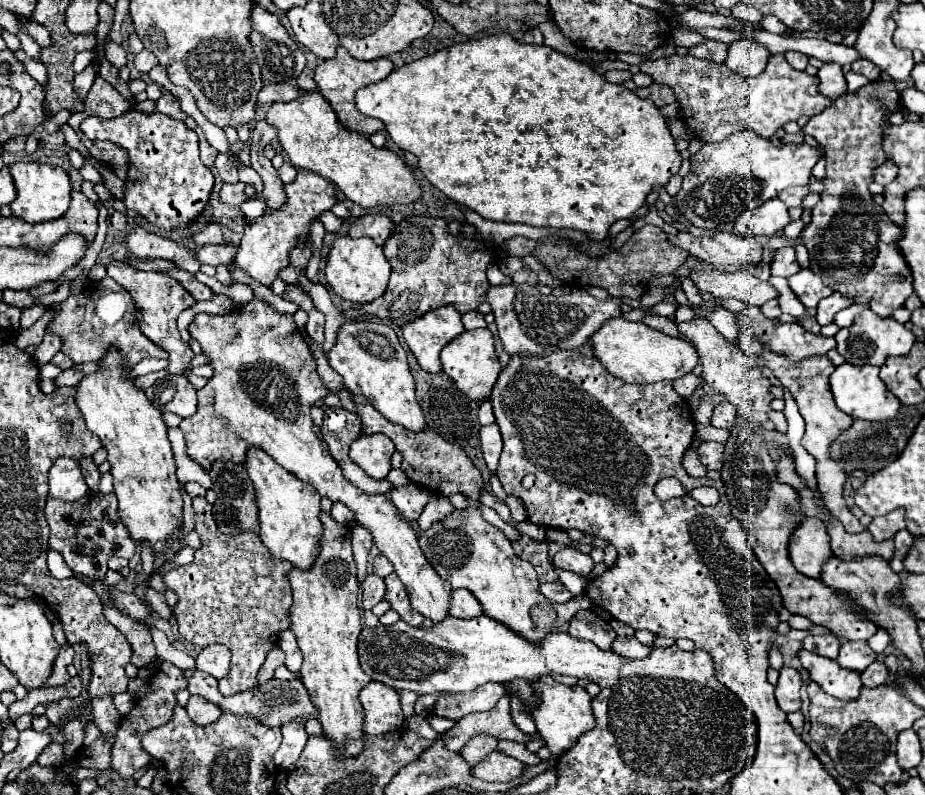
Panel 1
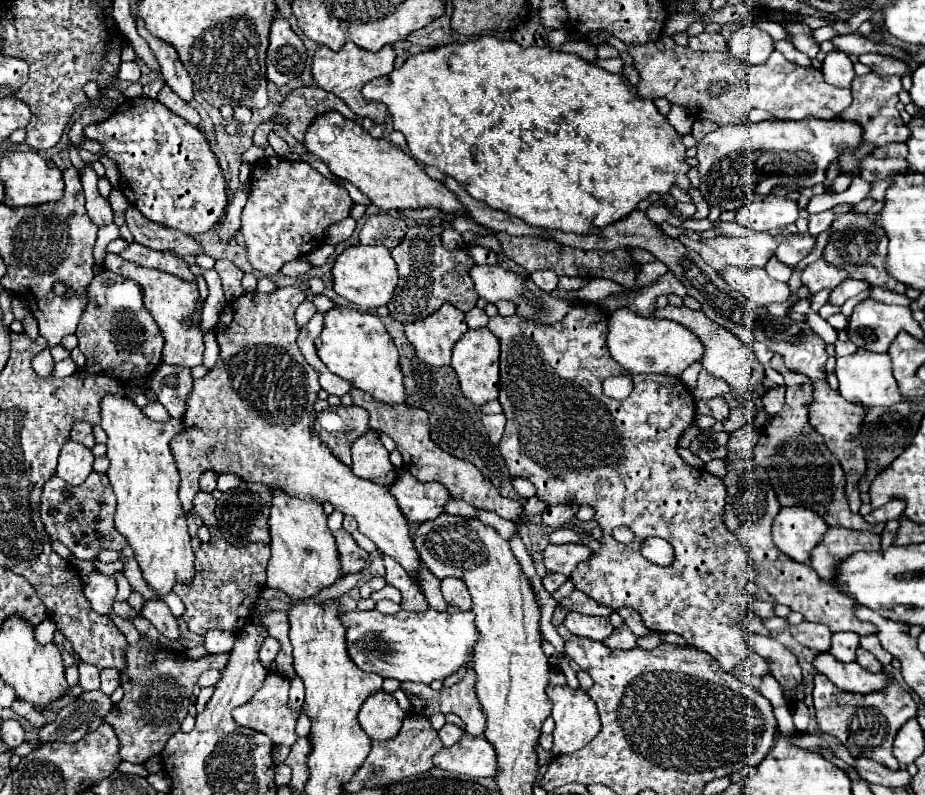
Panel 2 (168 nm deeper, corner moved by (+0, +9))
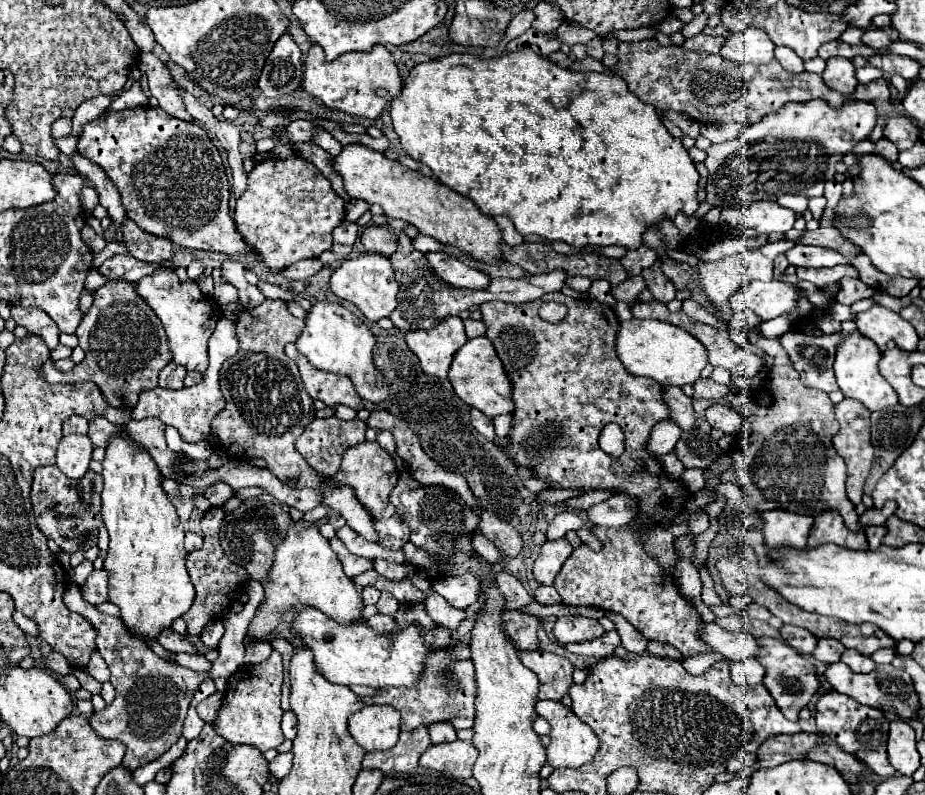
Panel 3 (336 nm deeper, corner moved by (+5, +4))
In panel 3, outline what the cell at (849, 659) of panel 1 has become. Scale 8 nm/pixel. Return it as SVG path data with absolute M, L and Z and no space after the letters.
M821 638L813 656L819 660L819 662L825 662L825 664L833 664L833 662L839 662L841 660L841 654L845 652L845 646L841 646L841 642L837 642L835 638Z

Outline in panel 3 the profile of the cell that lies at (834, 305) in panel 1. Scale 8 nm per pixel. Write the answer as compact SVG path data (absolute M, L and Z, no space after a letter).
M843 278L839 282L839 290L837 290L837 298L835 302L839 304L845 304L845 306L851 306L853 302L857 300L863 300L863 298L869 298L875 290L867 284L863 284L859 278Z

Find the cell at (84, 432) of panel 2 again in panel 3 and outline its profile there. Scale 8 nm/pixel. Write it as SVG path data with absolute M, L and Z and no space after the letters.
M71 416L63 422L63 434L87 434L87 424L83 416Z

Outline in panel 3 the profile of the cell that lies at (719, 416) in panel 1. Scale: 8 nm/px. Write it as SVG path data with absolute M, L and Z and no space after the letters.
M713 404L705 410L705 418L713 428L723 430L725 434L737 434L743 418L729 406L723 404Z

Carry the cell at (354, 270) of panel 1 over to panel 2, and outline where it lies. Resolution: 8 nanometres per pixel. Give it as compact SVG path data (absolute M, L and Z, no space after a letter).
M358 245L346 249L336 259L332 267L332 279L334 279L334 291L338 295L360 305L362 309L376 309L388 305L388 301L392 299L392 293L398 285L398 271L390 251L384 245L374 245L374 247Z

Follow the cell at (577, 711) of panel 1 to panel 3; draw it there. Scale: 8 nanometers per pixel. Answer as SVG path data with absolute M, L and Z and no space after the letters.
M539 700L535 706L537 714L547 718L547 722L551 724L551 744L547 746L547 762L553 768L579 768L581 764L587 764L589 760L593 760L595 752L599 750L599 740L593 734L593 730L589 730L589 726L585 726L573 712L571 708L567 708L561 702L555 700Z

